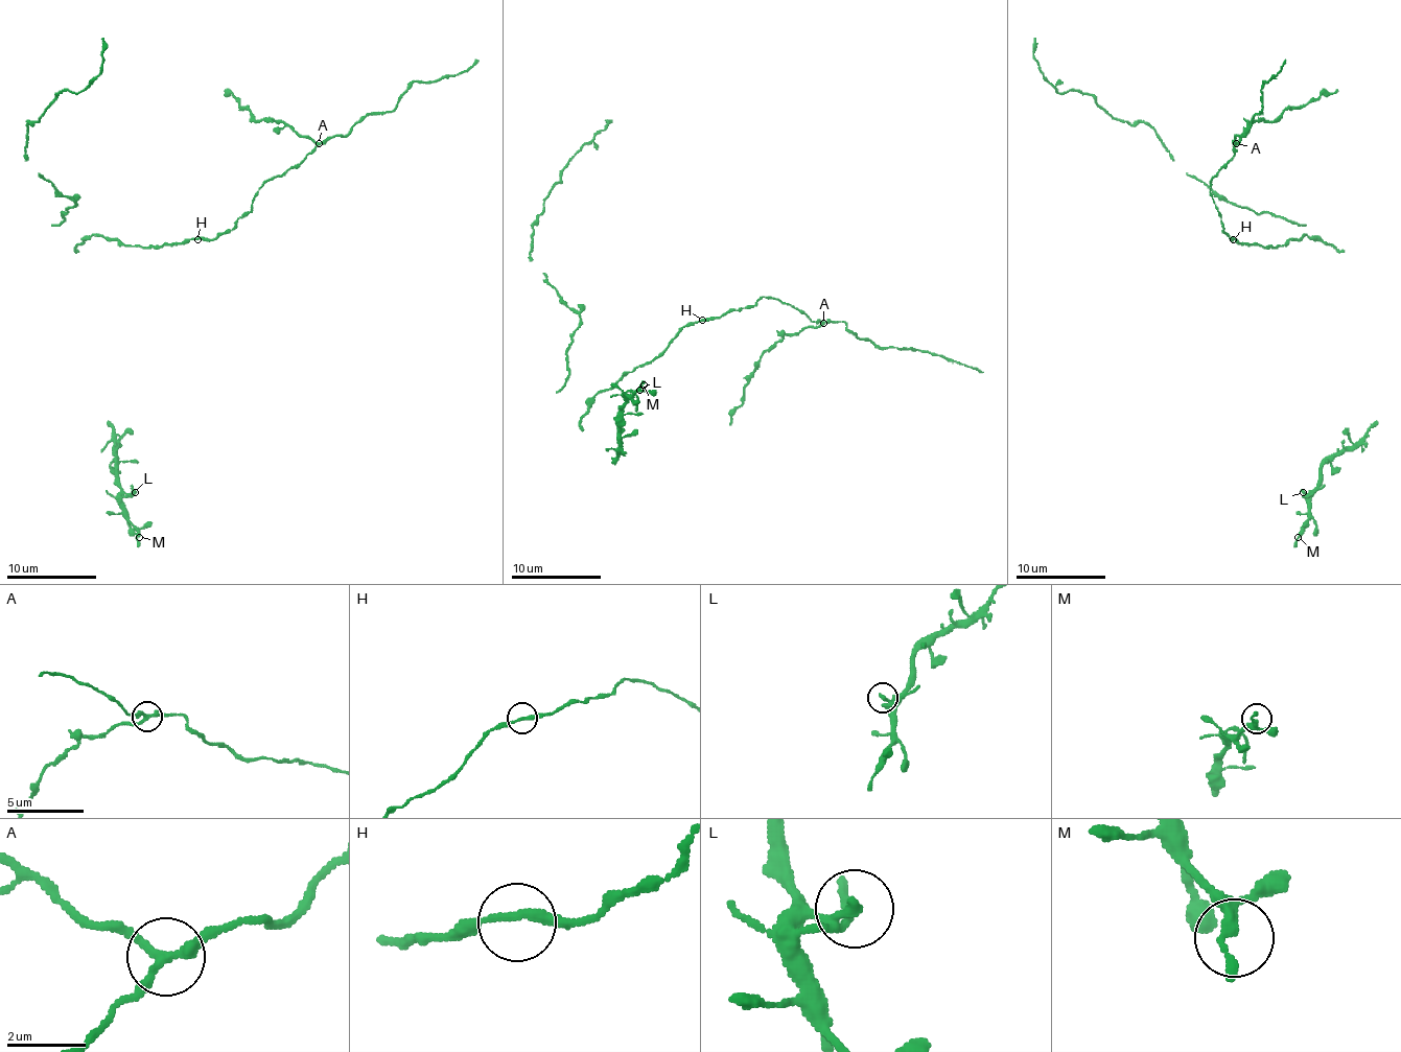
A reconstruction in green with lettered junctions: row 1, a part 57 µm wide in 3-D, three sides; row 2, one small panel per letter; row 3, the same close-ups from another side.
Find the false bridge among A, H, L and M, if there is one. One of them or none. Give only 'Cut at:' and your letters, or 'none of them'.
Cut at: A

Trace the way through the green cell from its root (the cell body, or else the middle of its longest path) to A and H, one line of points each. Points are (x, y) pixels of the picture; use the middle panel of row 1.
A: (626, 376), (648, 365), (684, 326), (749, 308), (761, 297), (774, 297), (798, 308), (812, 322), (823, 322)
H: (626, 376), (636, 367), (648, 365), (684, 326), (702, 320)

